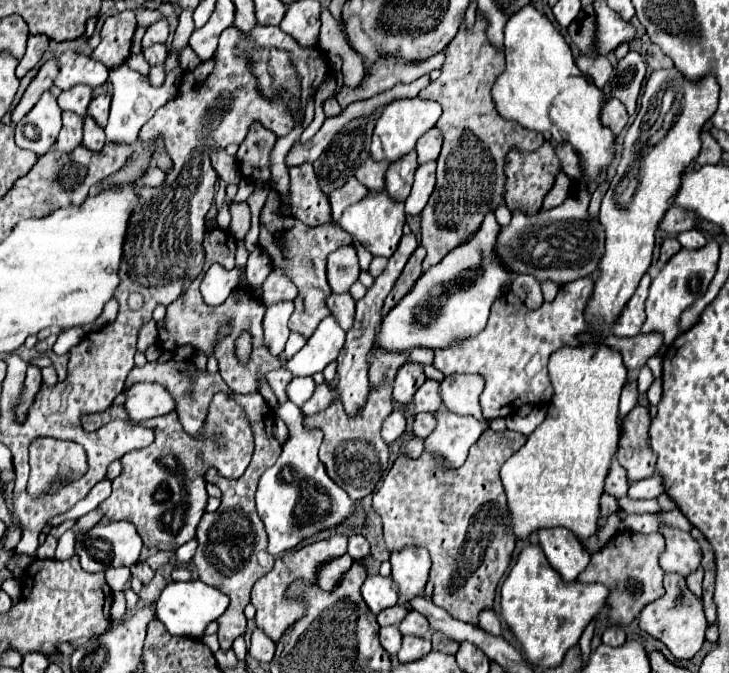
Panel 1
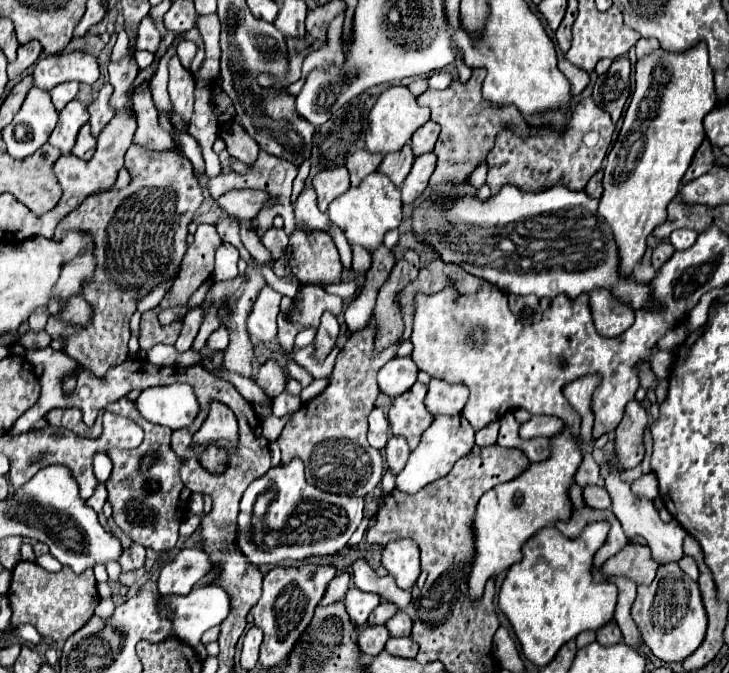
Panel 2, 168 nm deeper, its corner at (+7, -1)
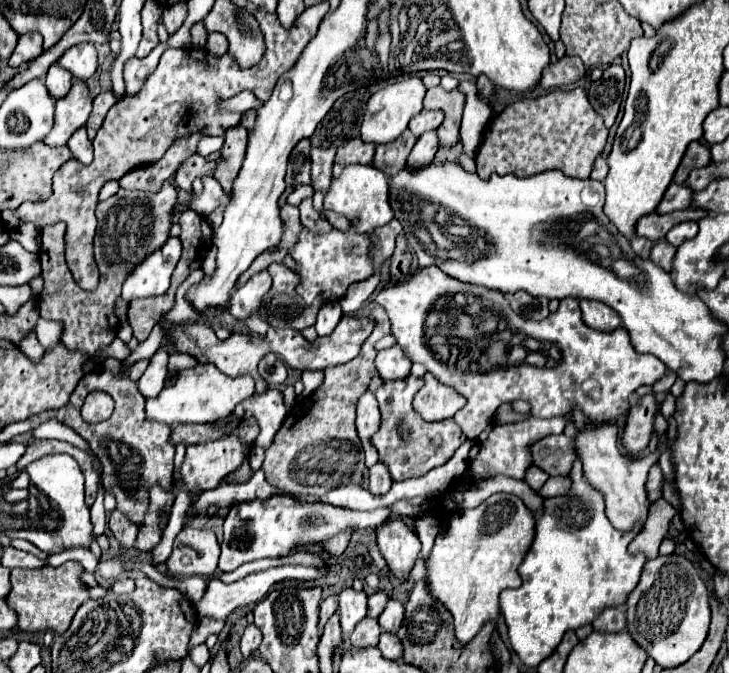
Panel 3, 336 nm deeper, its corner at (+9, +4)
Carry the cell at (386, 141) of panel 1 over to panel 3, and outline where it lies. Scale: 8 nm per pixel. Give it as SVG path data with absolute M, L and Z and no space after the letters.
M418 76L380 88L376 94L370 96L366 104L366 114L362 118L362 128L360 128L362 140L378 146L378 144L390 142L392 138L398 138L398 134L402 134L402 130L408 128L410 118L422 110L424 94L426 94L426 86L422 84L422 78Z

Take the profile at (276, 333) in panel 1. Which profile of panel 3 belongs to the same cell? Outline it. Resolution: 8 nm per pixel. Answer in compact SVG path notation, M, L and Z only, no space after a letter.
M266 270L254 274L244 286L238 286L232 292L228 310L236 320L246 320L250 314L258 312L258 302L262 300L262 294L270 290L270 274Z

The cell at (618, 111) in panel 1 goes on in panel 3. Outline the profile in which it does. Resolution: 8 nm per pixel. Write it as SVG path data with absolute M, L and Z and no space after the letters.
M576 86L570 90L550 90L538 98L524 98L504 108L502 114L494 116L484 128L484 140L476 152L476 174L480 178L490 178L492 174L506 176L534 176L546 170L560 170L572 178L590 178L594 160L602 154L606 146L608 128L602 122L602 116L590 106L586 92Z

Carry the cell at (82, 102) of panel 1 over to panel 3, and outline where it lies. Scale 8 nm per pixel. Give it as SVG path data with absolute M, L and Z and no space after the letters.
M52 64L48 74L46 74L46 80L44 80L50 96L56 100L56 98L64 98L72 86L72 74L62 68L60 64Z

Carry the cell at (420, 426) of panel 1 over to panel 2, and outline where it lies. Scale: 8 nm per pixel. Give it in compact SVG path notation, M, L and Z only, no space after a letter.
M390 437L388 445L386 445L386 451L384 451L386 467L400 473L404 469L404 463L408 461L408 455L410 455L408 441L404 437Z

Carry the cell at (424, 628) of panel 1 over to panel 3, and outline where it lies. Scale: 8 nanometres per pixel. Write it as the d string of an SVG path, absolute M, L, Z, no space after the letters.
M390 600L384 608L384 612L378 616L380 628L386 632L392 632L392 634L398 632L398 628L402 626L402 620L404 620L404 606L398 600Z

